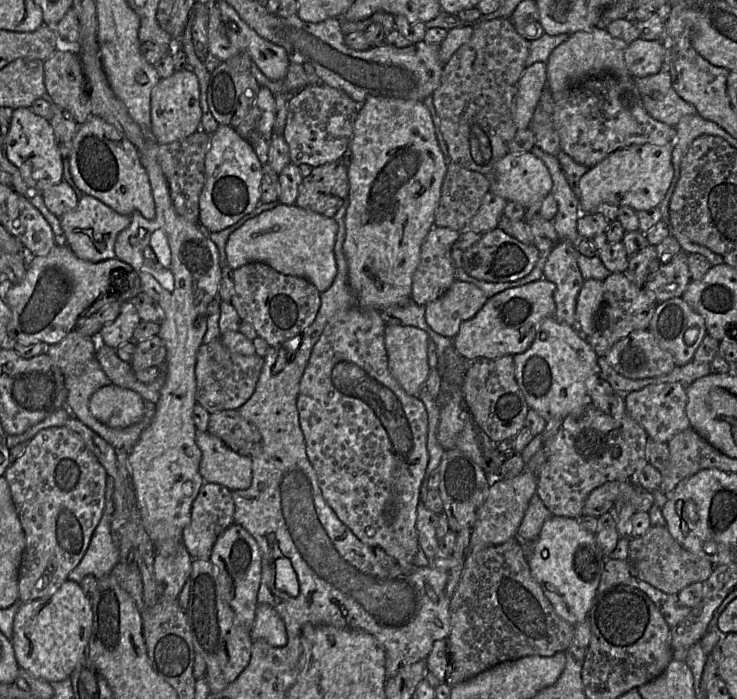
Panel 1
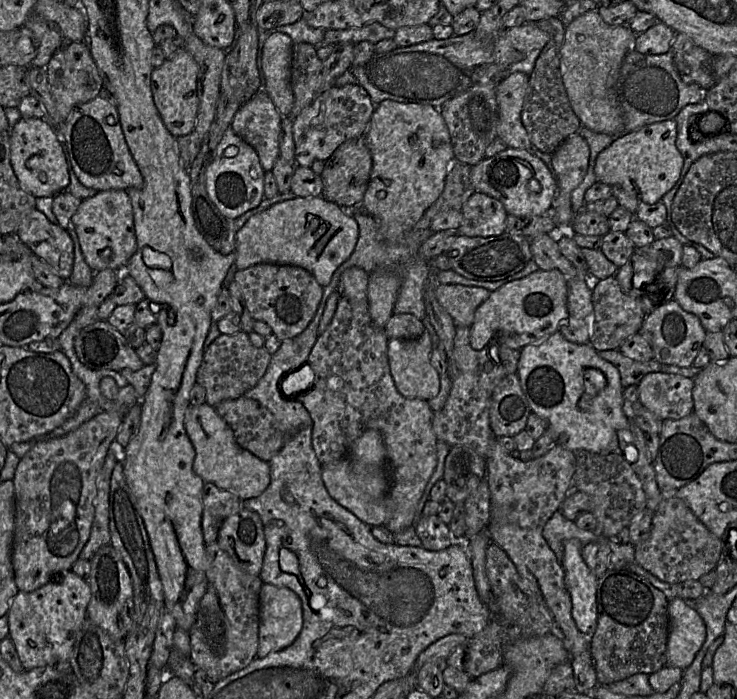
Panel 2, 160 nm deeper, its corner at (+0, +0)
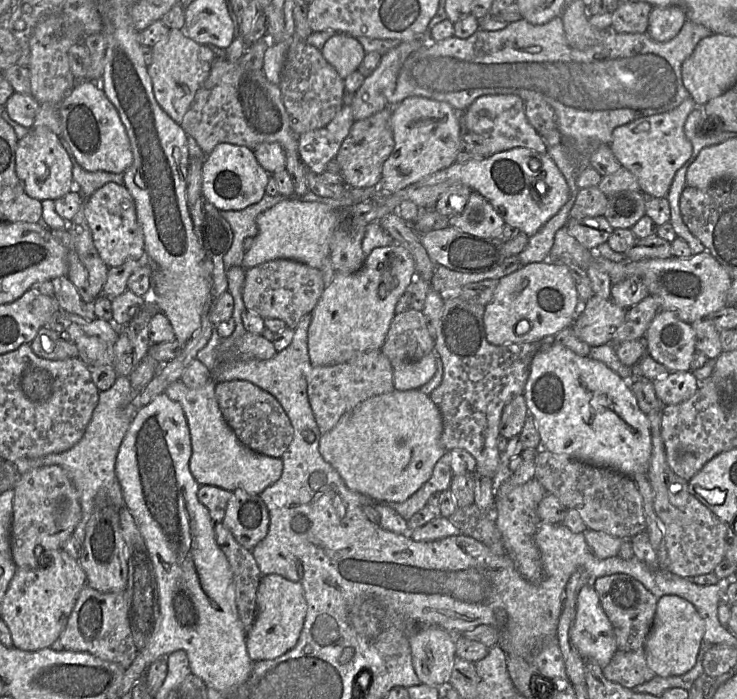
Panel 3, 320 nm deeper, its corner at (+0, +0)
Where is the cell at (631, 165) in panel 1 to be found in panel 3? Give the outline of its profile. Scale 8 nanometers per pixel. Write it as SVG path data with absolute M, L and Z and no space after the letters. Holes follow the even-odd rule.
M689 97L669 112L637 119L613 131L609 144L613 155L621 167L637 178L644 195L667 197L677 171L690 159L693 147L685 136L684 125L696 107L694 100Z

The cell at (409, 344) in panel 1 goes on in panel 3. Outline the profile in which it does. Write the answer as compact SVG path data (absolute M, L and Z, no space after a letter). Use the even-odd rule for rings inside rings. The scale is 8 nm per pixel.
M430 352L421 359L398 364L393 368L394 389L406 391L419 389L426 384L436 372L436 352Z

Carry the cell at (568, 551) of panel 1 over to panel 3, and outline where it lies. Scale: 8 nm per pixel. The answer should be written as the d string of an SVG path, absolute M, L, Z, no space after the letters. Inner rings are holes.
M592 585L582 586L577 596L572 640L585 660L606 667L617 652L615 634Z

